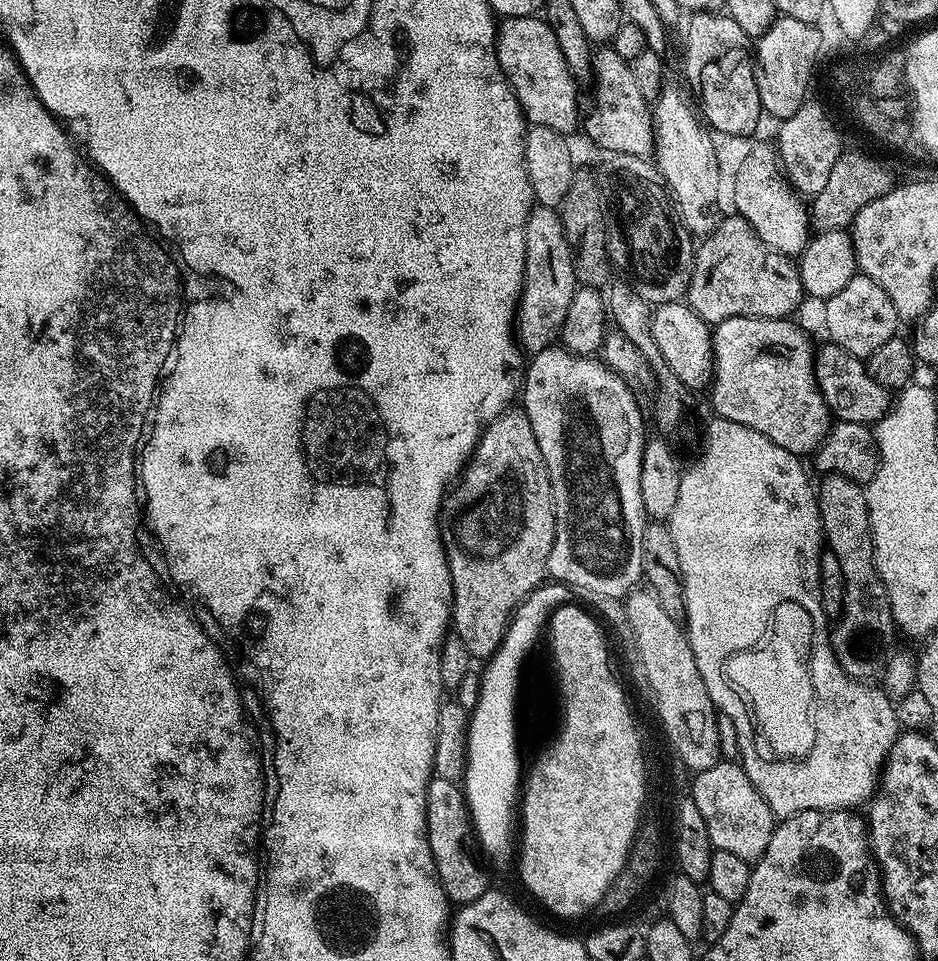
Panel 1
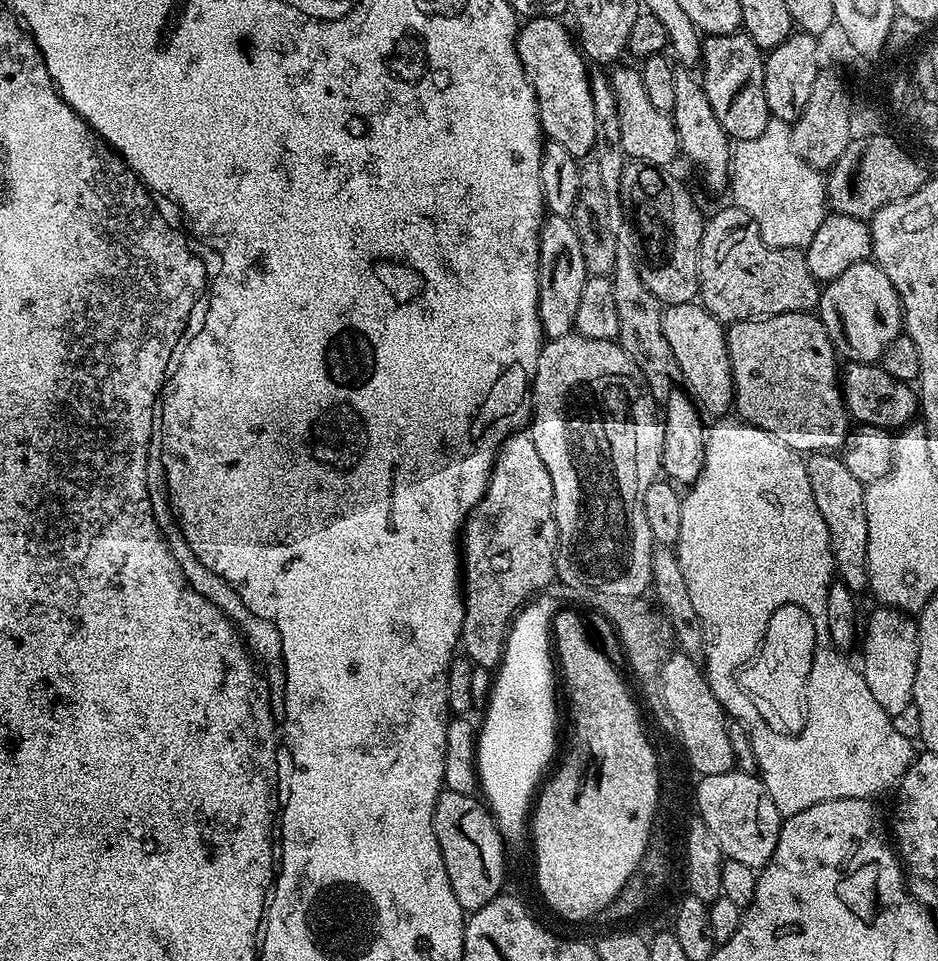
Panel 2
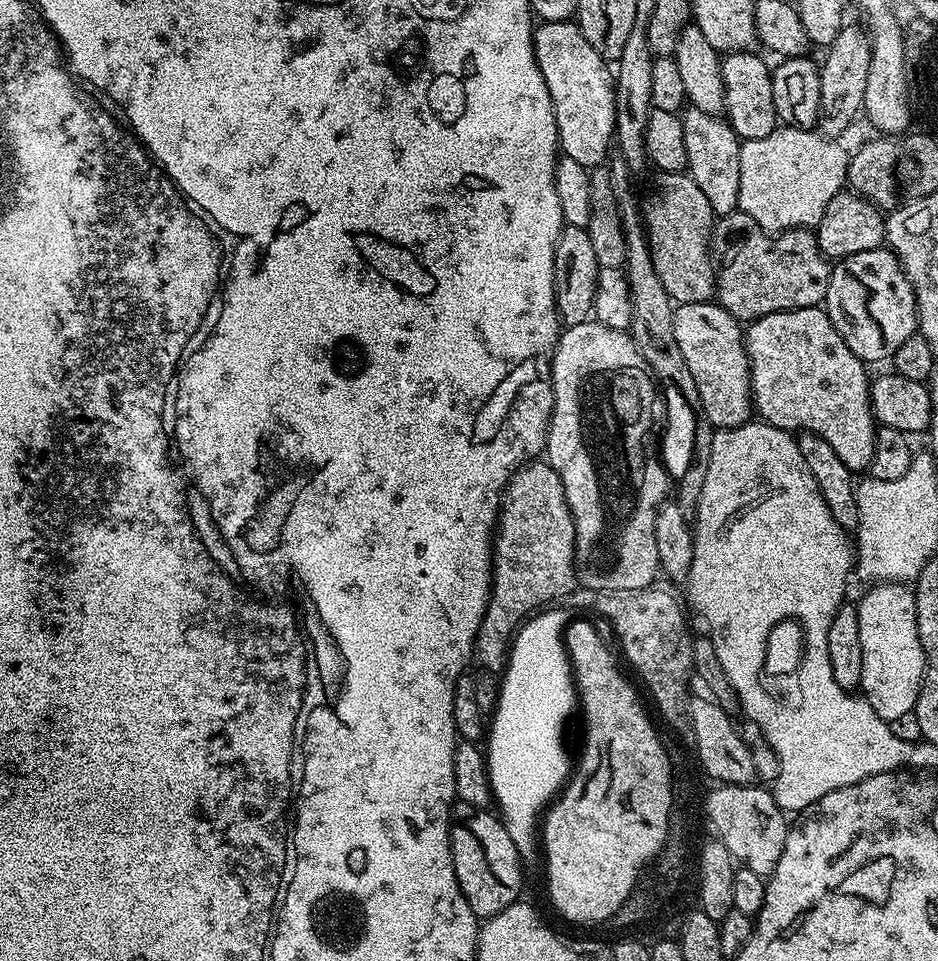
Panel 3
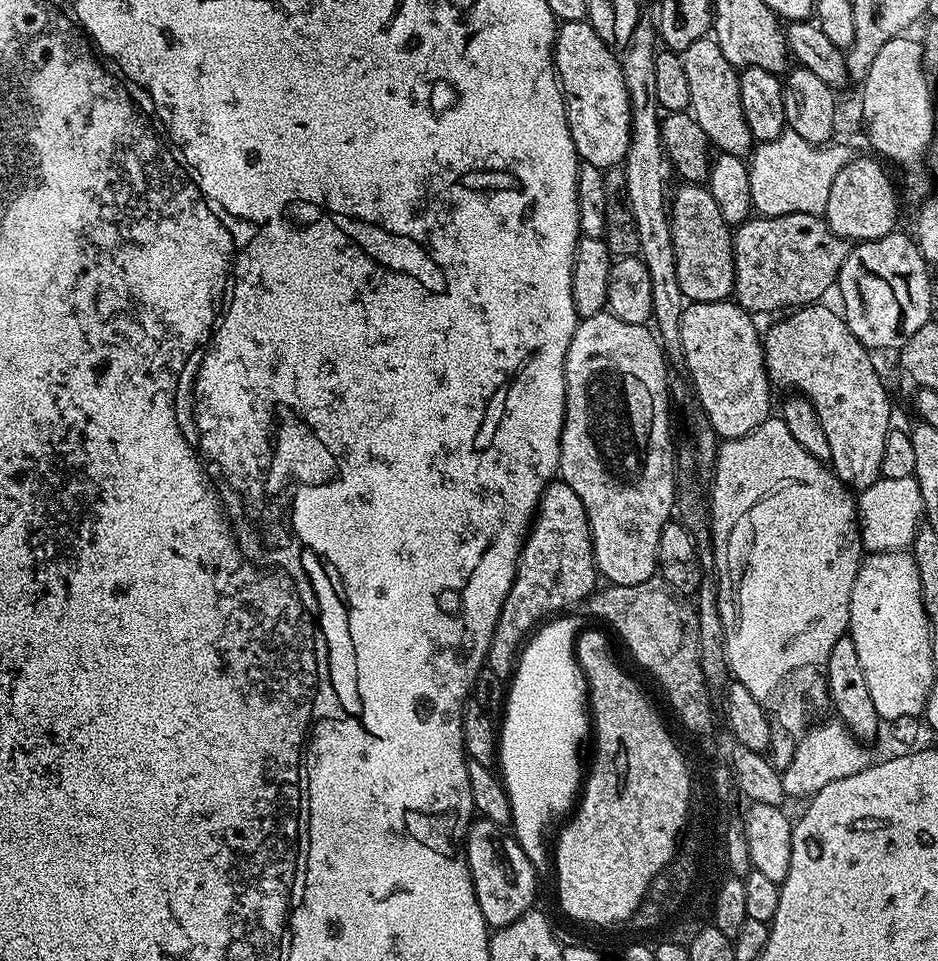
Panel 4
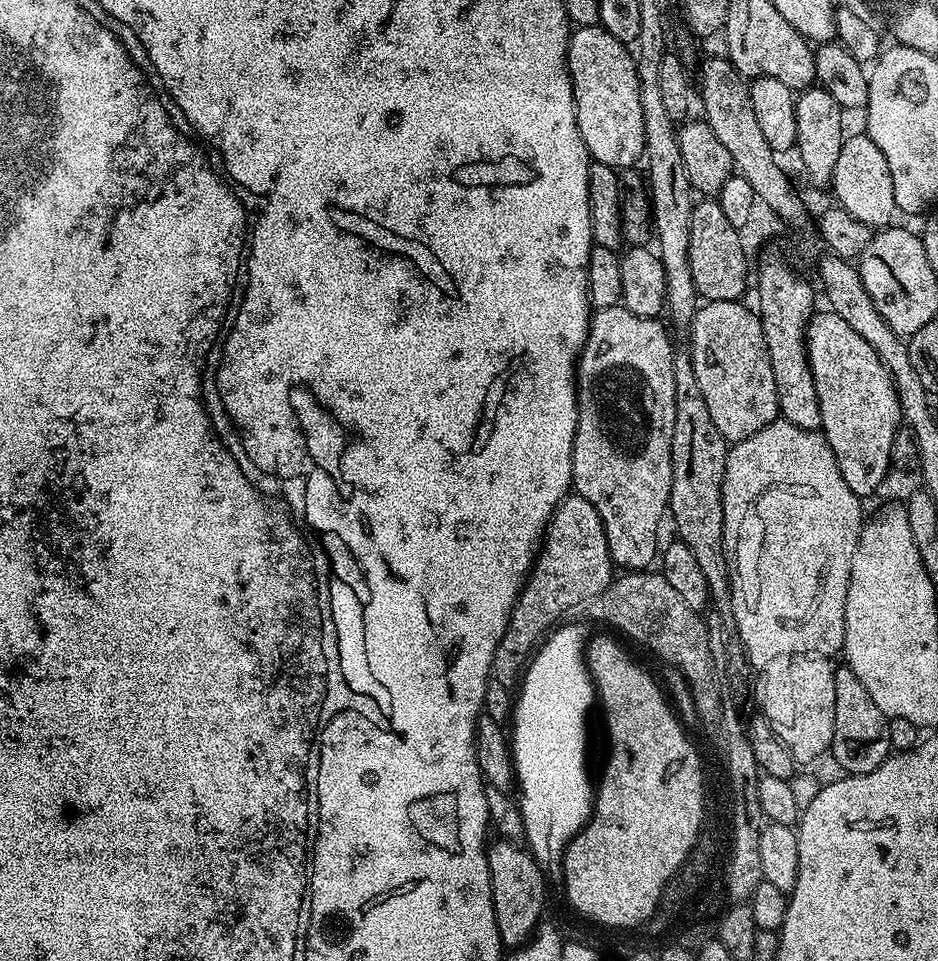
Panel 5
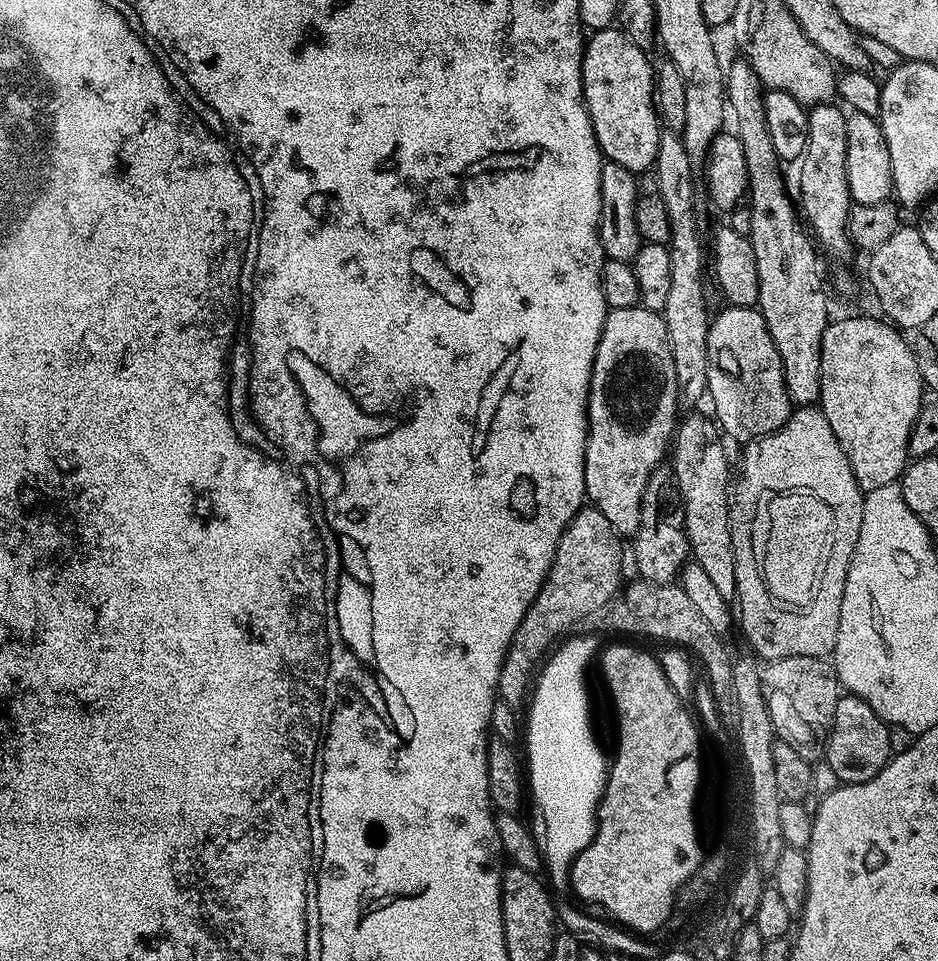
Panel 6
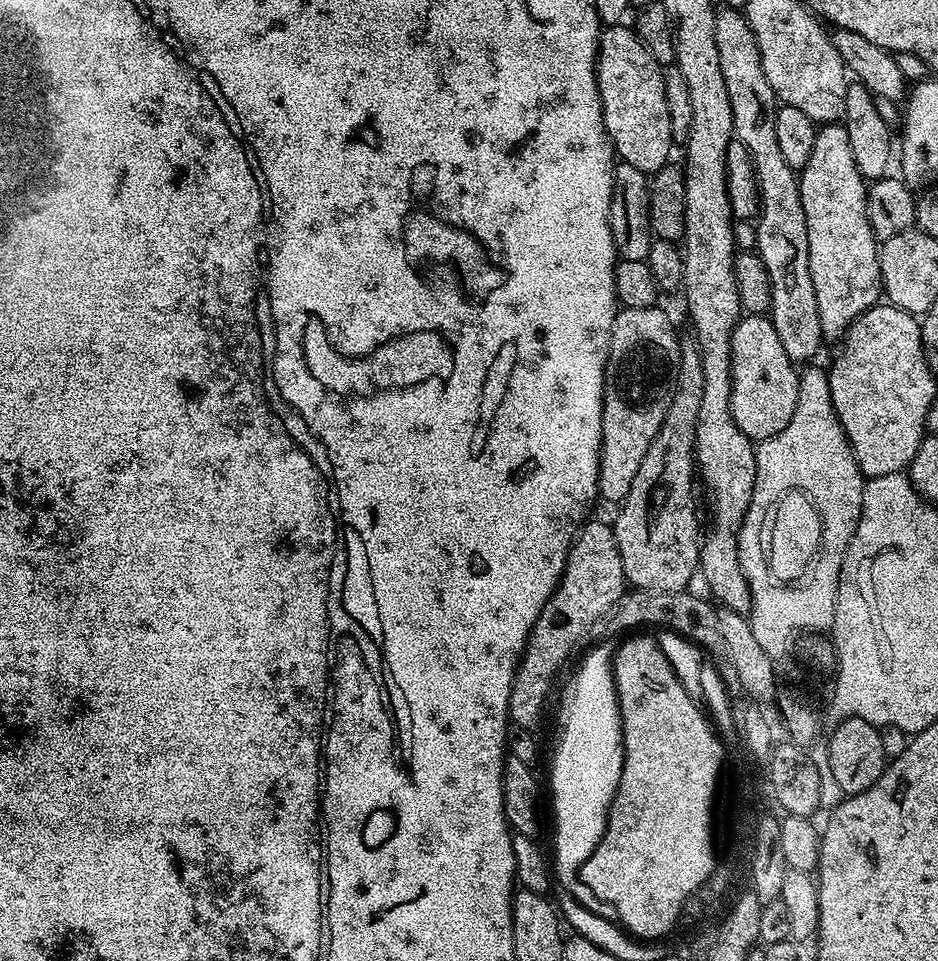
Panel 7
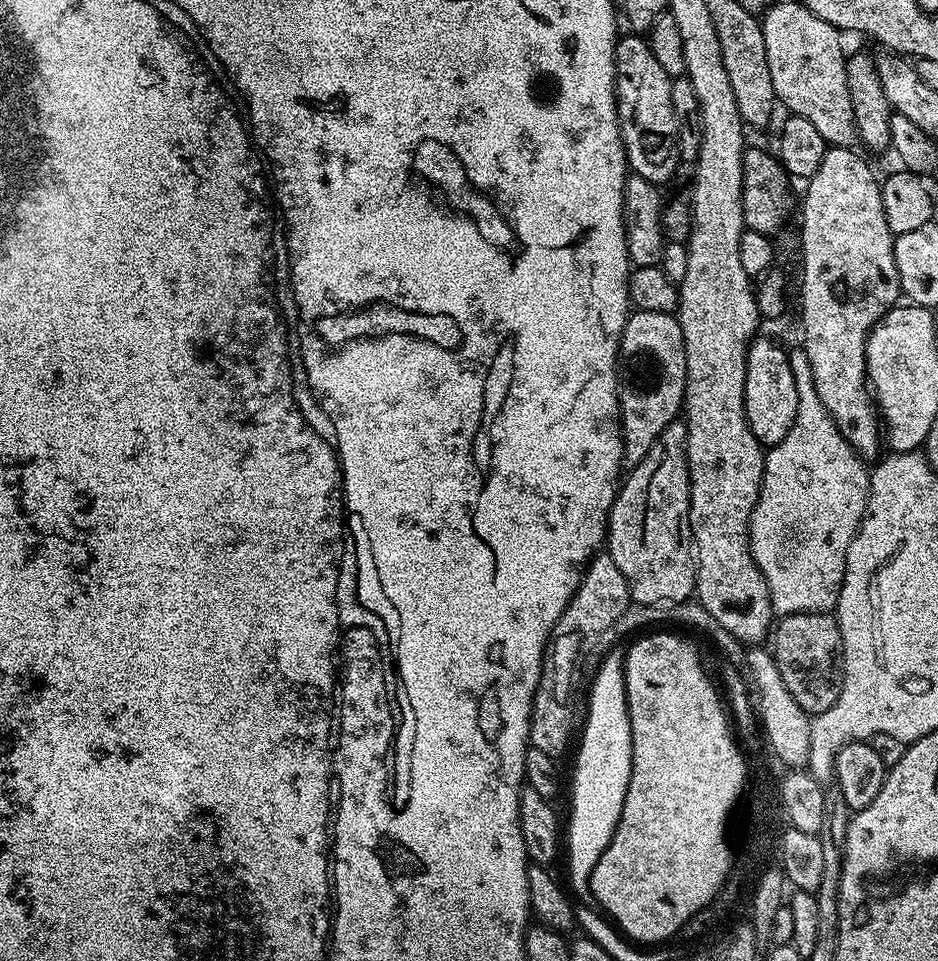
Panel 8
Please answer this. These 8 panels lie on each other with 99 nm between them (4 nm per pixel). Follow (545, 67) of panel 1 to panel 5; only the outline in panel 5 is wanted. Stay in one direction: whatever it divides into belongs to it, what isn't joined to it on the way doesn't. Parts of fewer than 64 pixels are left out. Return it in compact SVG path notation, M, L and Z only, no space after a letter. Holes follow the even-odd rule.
M599 23L585 28L577 27L568 38L568 73L572 79L578 130L582 134L582 142L589 157L595 163L617 170L637 167L644 156L644 119L636 57L630 51L629 45L614 38L614 34L601 28Z

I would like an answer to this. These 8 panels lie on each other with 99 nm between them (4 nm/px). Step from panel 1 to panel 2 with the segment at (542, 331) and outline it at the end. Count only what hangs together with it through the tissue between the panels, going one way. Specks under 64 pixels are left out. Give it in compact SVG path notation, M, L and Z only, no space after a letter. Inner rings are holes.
M549 215L540 227L540 285L538 286L538 318L548 340L562 338L575 329L574 314L578 312L578 301L582 298L582 286L588 281L586 262L582 258L582 244L578 242L576 227L567 216Z

